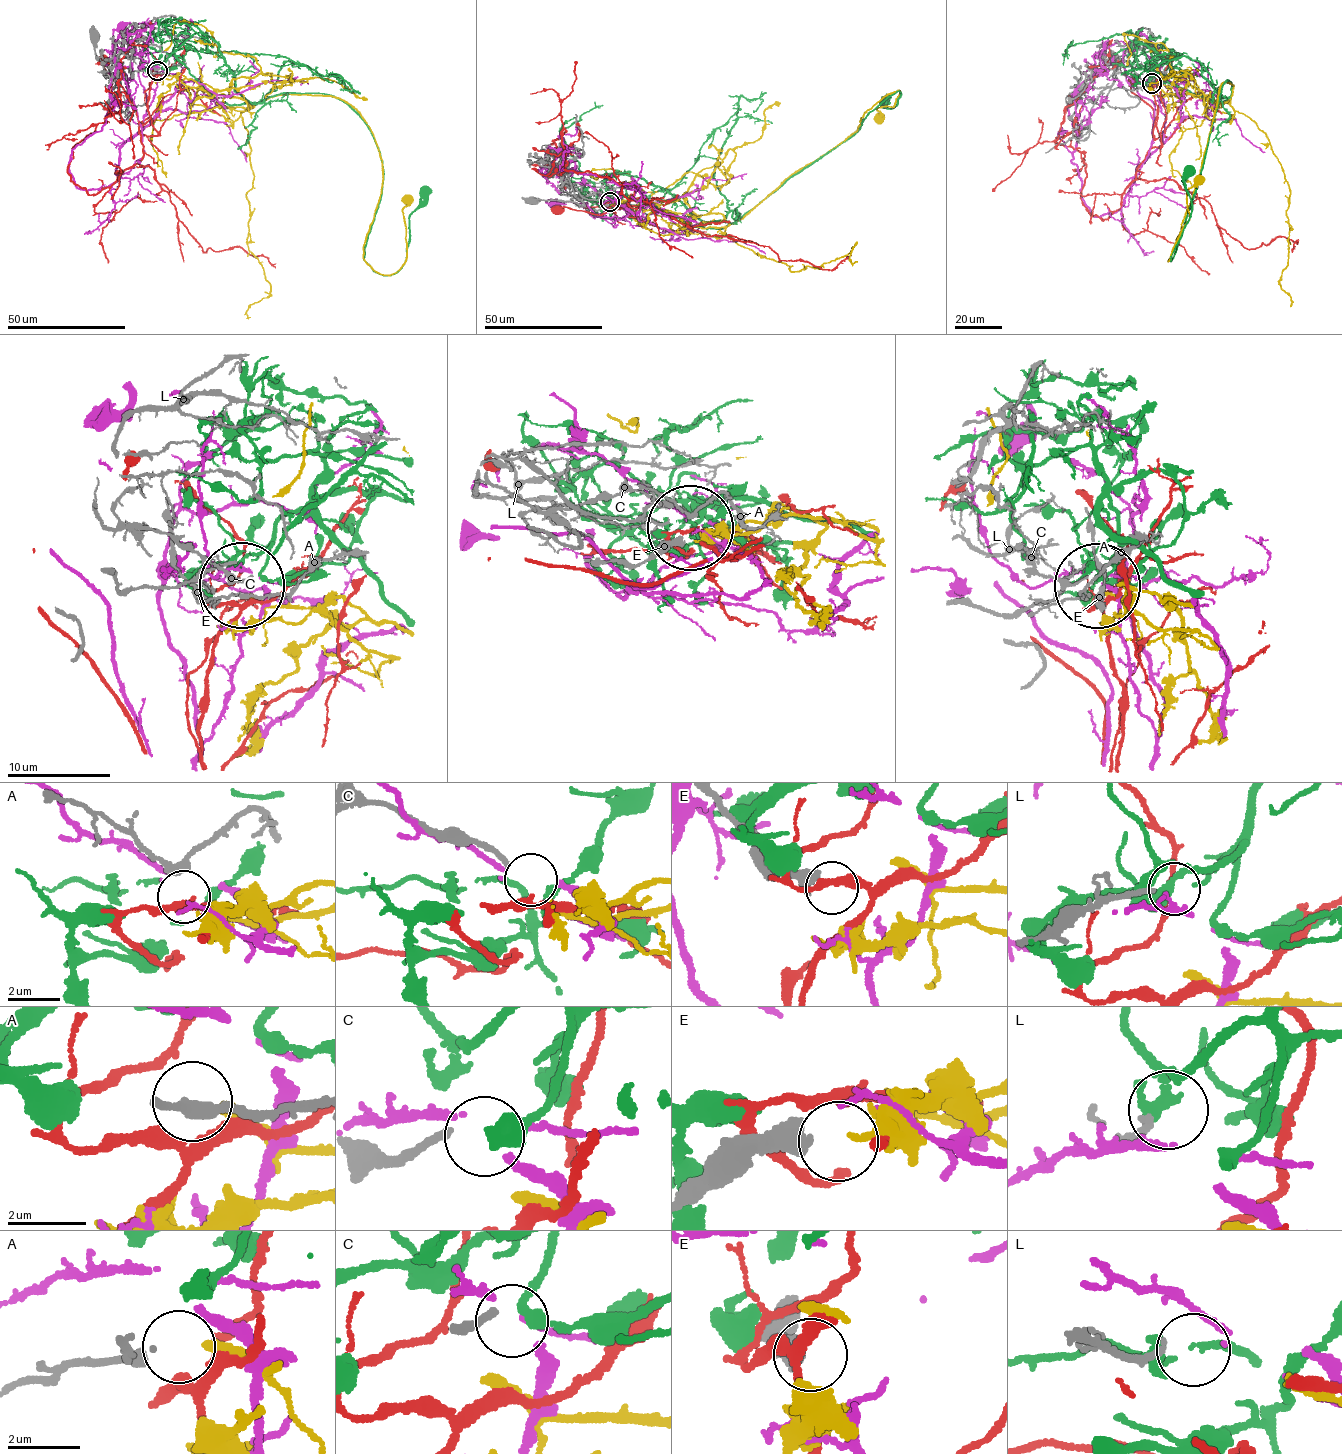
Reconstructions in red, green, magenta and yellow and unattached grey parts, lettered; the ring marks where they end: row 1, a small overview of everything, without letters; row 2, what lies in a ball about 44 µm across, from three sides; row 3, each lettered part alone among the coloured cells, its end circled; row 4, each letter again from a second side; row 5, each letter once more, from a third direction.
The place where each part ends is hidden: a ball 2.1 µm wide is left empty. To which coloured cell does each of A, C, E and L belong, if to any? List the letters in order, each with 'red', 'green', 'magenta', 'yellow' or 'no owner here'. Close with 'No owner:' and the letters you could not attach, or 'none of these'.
A: yellow
C: green
E: no owner here
L: no owner here
No owner: E, L

